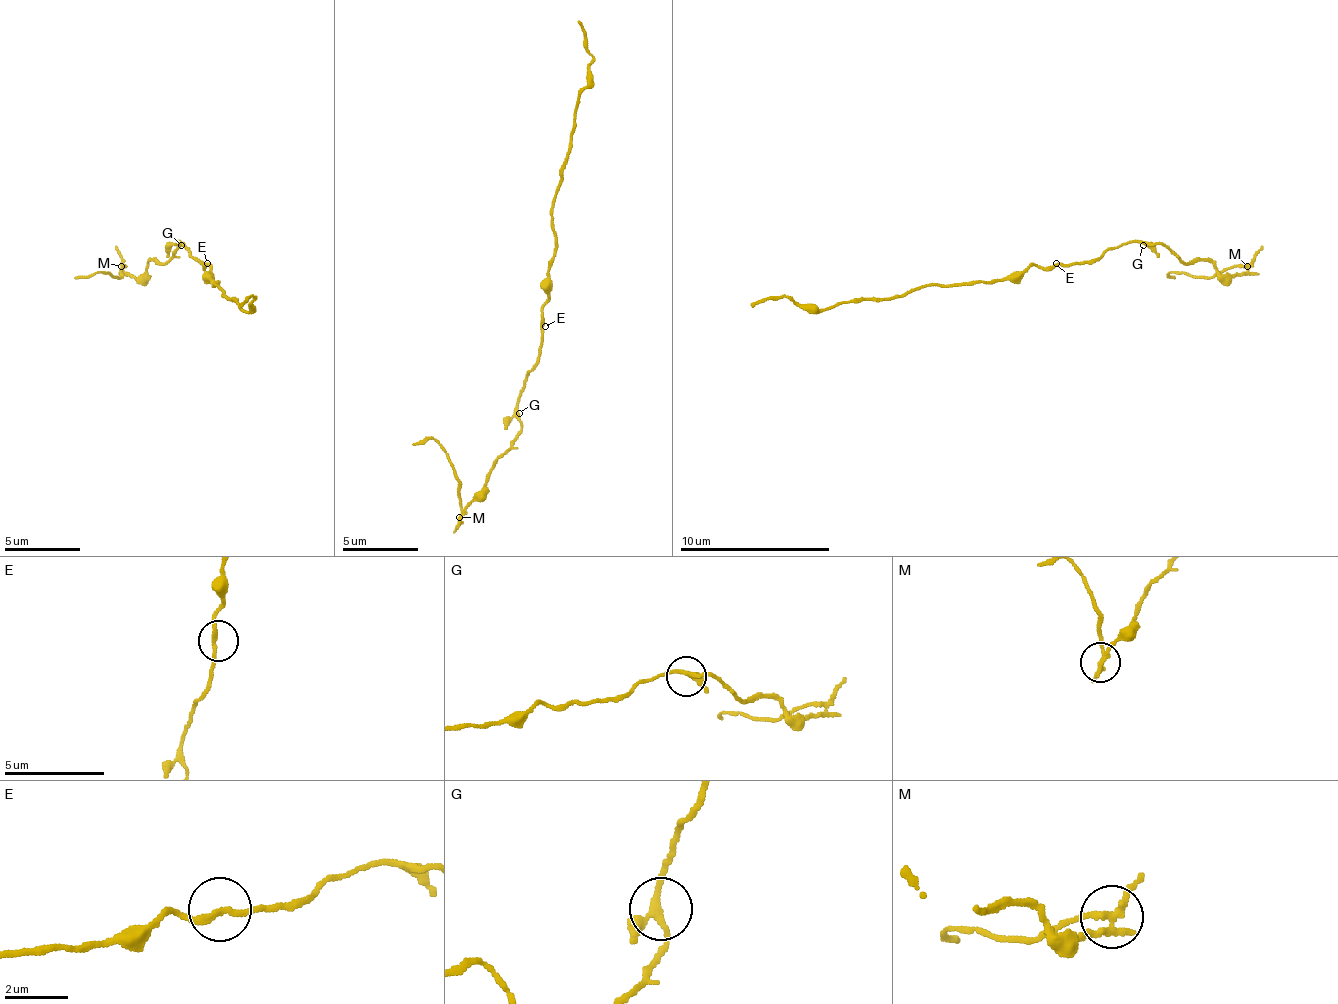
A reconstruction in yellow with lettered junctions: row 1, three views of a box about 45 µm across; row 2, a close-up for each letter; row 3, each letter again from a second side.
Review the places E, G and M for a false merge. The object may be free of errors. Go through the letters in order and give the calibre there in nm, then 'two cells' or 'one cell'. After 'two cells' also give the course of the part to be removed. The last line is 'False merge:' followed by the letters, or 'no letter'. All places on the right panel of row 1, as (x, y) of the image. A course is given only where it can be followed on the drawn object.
E: 190 nm thick; one cell
G: 220 nm thick; one cell
M: 200 nm thick; two cells; foreign part runs (1248, 267), (1230, 267), (1211, 278), (1169, 275), (1173, 278)
False merge: M

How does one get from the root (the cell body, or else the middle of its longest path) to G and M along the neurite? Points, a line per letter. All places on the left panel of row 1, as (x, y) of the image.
G: (203, 263), (181, 241), (181, 245)
M: (203, 263), (181, 241), (184, 245), (177, 252), (162, 263), (150, 260), (139, 275), (128, 275), (120, 267)

